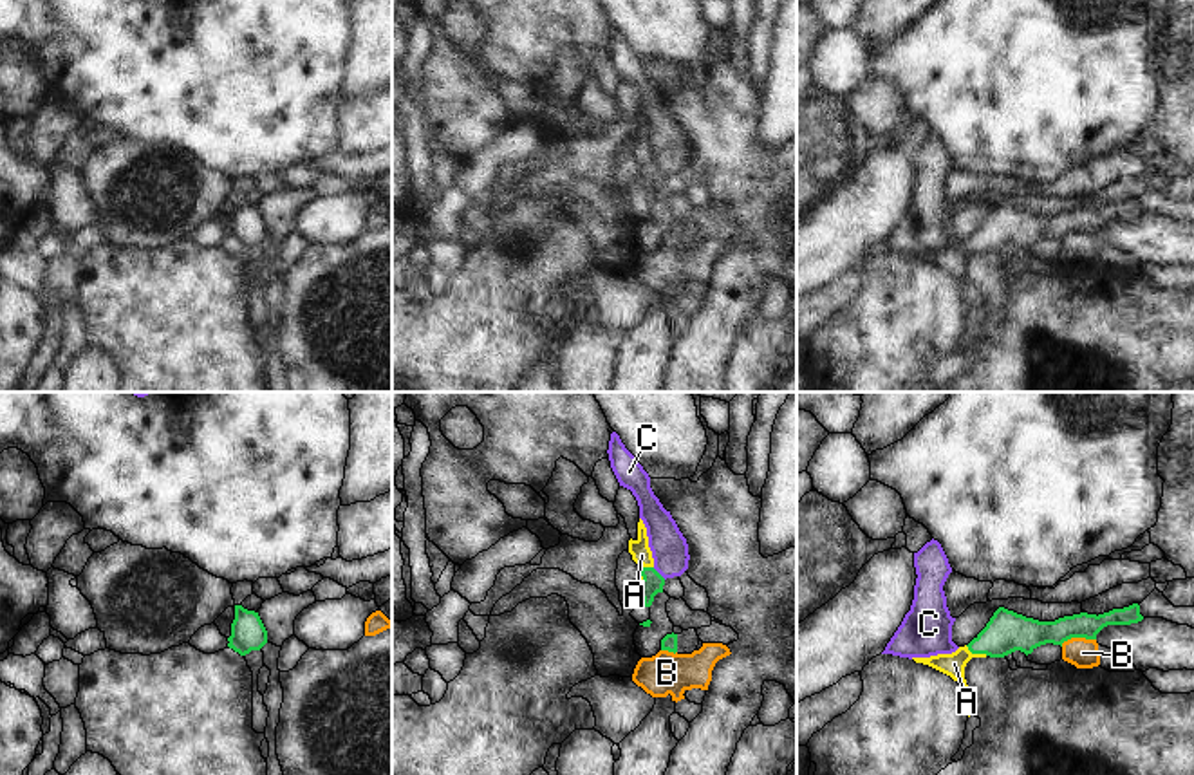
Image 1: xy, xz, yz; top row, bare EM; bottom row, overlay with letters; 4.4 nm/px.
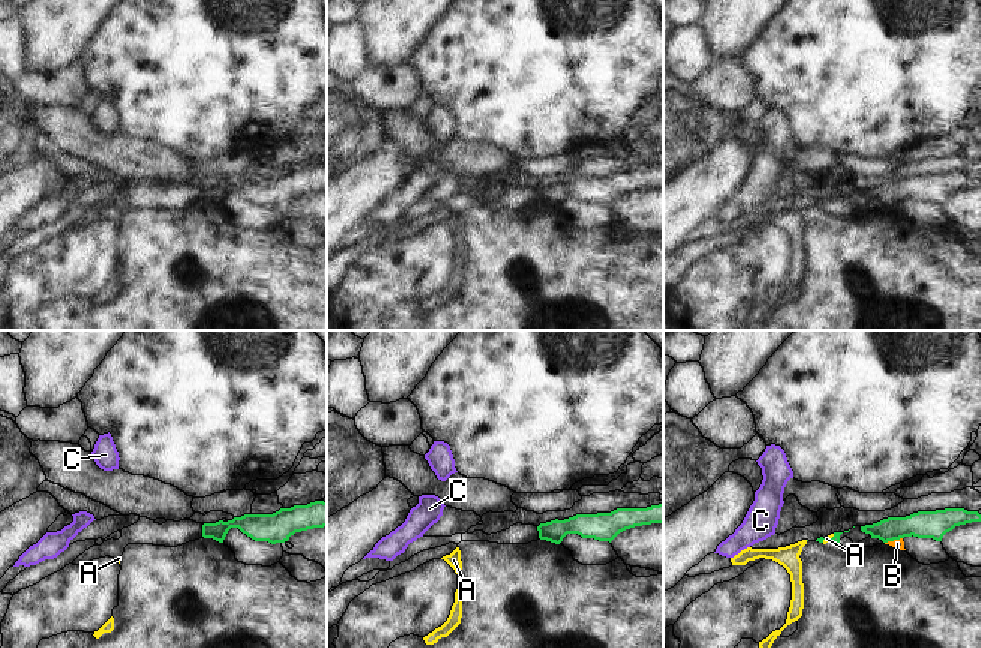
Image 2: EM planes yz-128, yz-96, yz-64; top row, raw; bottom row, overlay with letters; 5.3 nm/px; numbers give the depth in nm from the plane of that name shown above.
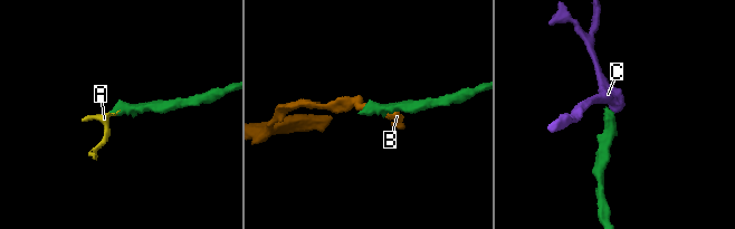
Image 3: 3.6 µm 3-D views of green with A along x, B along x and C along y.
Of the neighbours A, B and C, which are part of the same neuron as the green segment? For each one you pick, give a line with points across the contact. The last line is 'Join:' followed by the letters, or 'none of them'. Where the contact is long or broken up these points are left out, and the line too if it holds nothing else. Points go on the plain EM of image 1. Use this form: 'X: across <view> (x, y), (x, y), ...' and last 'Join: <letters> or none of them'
A: across yz (1007, 226), (976, 248), (965, 248), (954, 259)
Join: A

